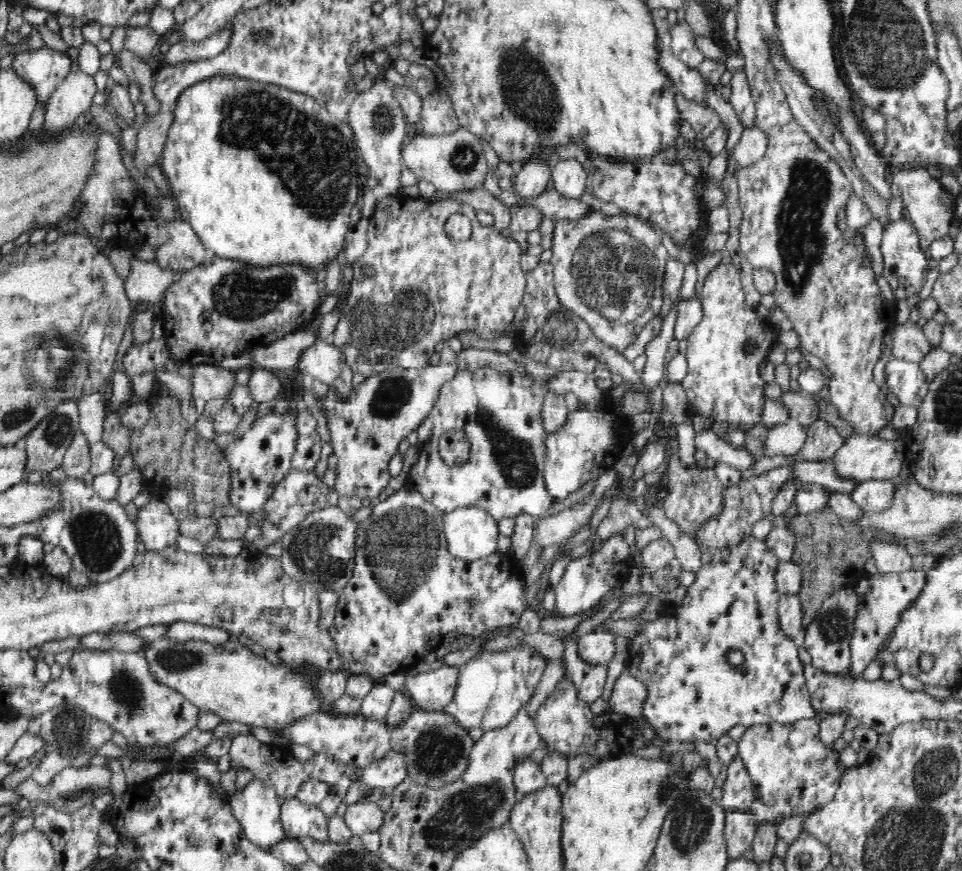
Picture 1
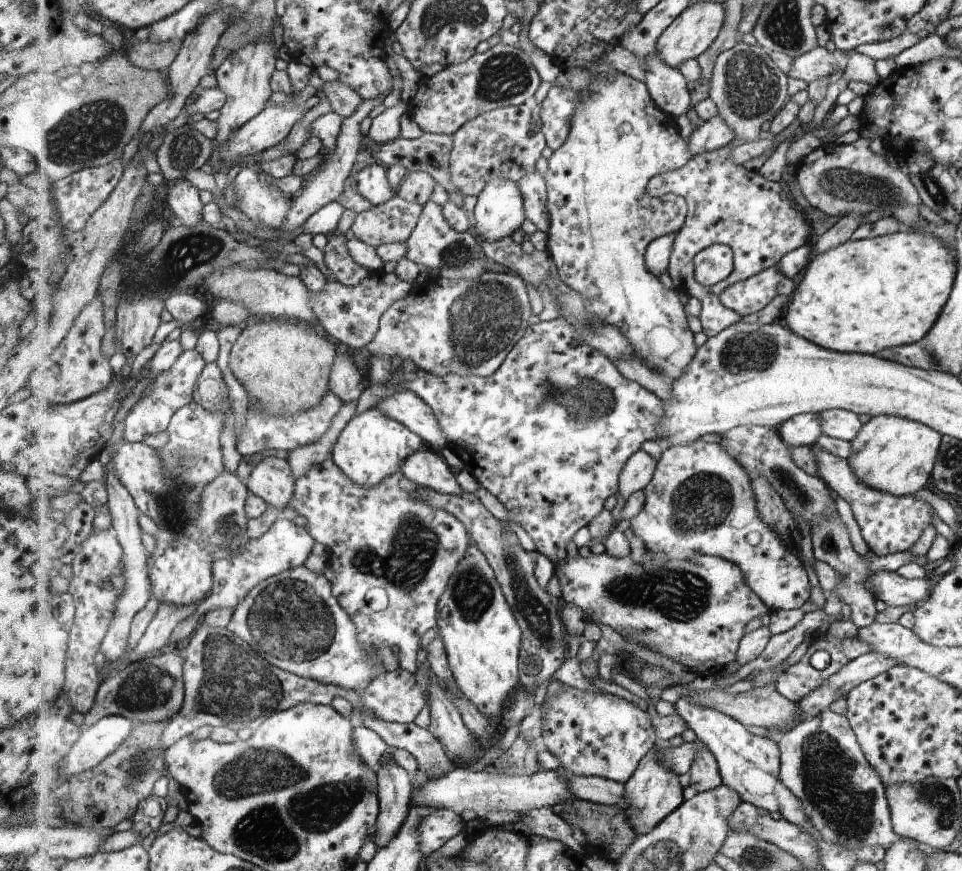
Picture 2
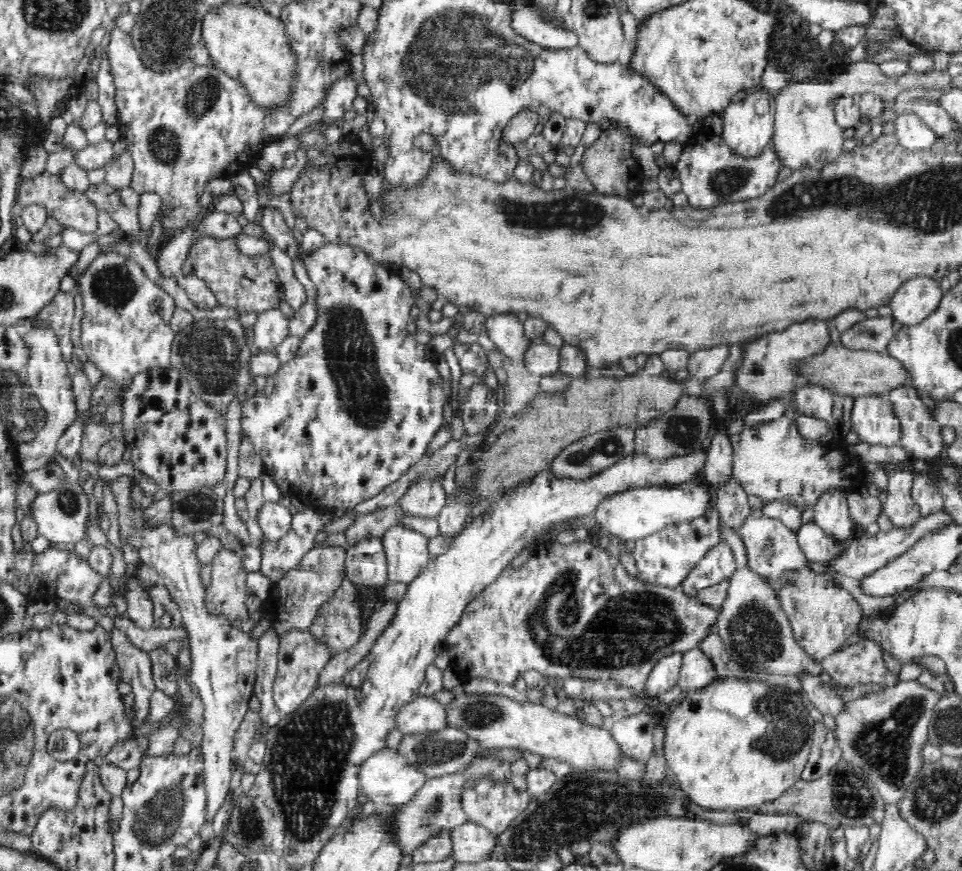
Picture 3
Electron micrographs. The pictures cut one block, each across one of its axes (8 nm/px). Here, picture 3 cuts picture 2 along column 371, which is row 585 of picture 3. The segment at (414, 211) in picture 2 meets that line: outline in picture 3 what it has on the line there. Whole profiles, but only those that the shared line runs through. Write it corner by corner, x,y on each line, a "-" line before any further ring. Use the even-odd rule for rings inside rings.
222,547
211,560
211,581
205,587
204,605
206,605
208,614
225,616
234,626
250,634
256,618
250,616
246,611
246,579
247,571
244,570
240,556
232,550

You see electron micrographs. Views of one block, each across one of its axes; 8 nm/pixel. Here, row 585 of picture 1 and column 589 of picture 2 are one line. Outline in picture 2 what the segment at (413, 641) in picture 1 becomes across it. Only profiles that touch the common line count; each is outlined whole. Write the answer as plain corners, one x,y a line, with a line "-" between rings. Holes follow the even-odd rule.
560,316
550,321
541,321
537,324
529,325
524,338
516,344
516,347
509,353
501,368
493,376
485,378
480,376
459,376
459,374
437,376
437,374
417,368
415,378
409,380
402,370
397,370
395,376
393,376
393,366
391,366
389,360
371,355
370,374
367,380
370,384
387,384
391,380
397,380
397,382
405,384
406,390
416,392
417,396
421,396
433,408
437,420
440,421
441,428
448,433
449,447
464,463
464,469
469,470
481,487
498,498
510,515
511,522
524,529
536,545
536,551
550,559
555,568
568,559
567,546
573,540
573,536
583,526
587,527
588,524
591,524
592,520
596,519
605,510
603,509
605,508
605,500
609,496
617,495
620,491
620,474
624,471
628,460
637,451
642,450
645,440
660,440
661,426
665,428
665,422
661,422
661,420
665,420
664,400
657,396
656,393
645,388
644,385
623,376
620,369
616,367
616,364
613,364
612,359
607,354
593,347
589,342
583,342
579,338
577,326

